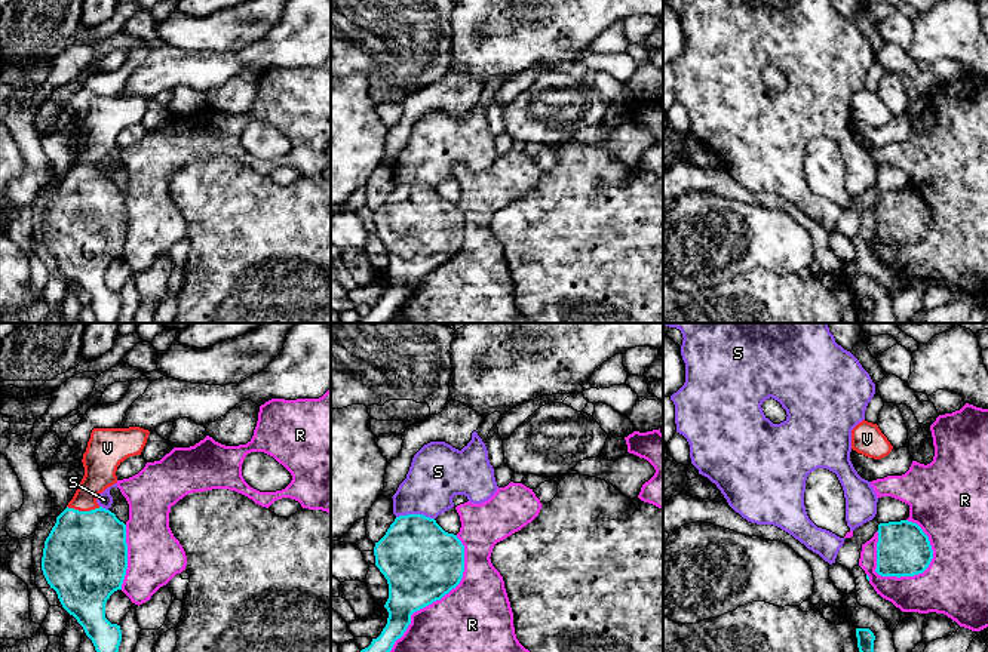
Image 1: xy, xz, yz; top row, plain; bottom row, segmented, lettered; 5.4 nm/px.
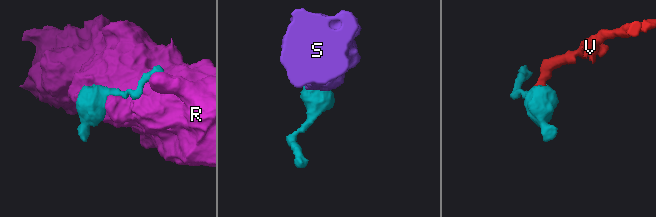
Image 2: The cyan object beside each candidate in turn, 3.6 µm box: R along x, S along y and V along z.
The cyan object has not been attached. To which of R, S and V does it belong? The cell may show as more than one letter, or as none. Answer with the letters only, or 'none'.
V

